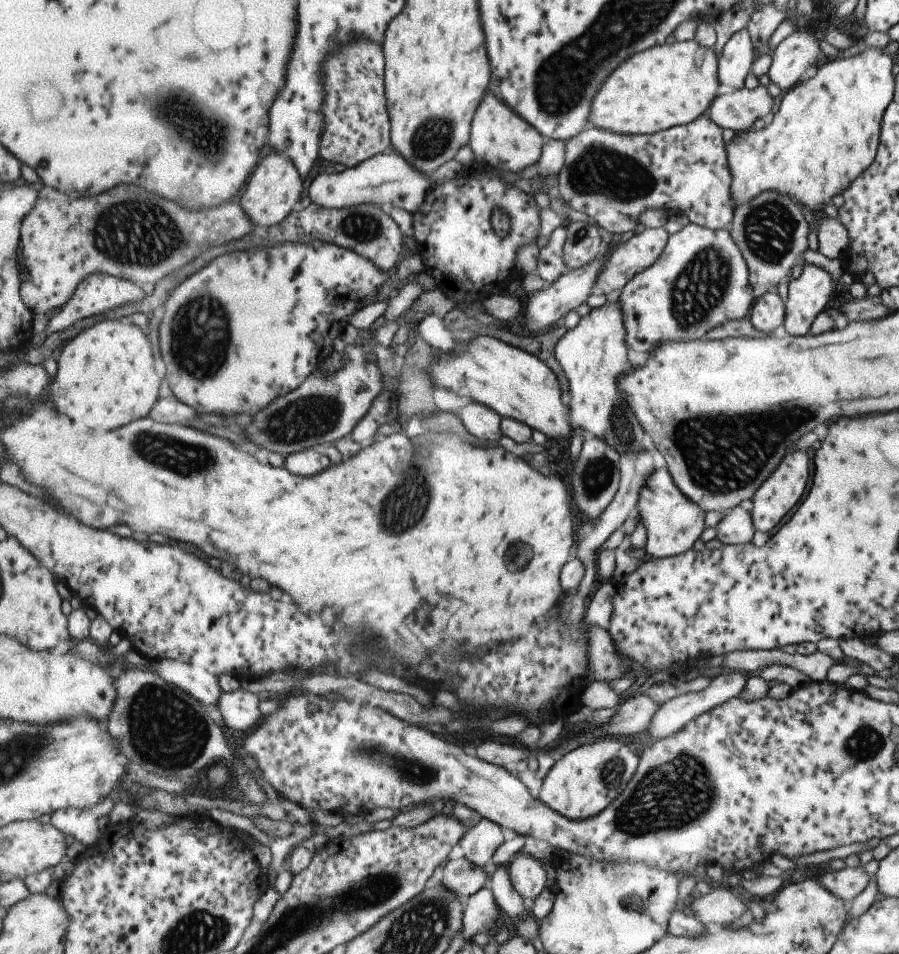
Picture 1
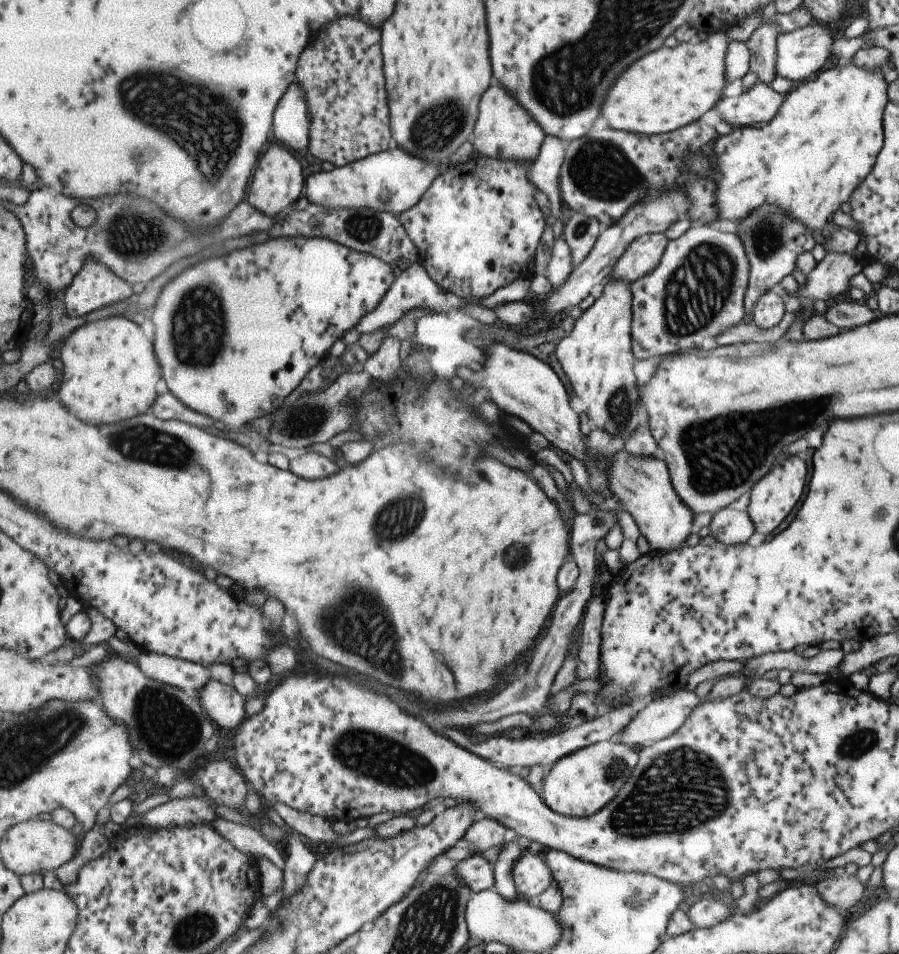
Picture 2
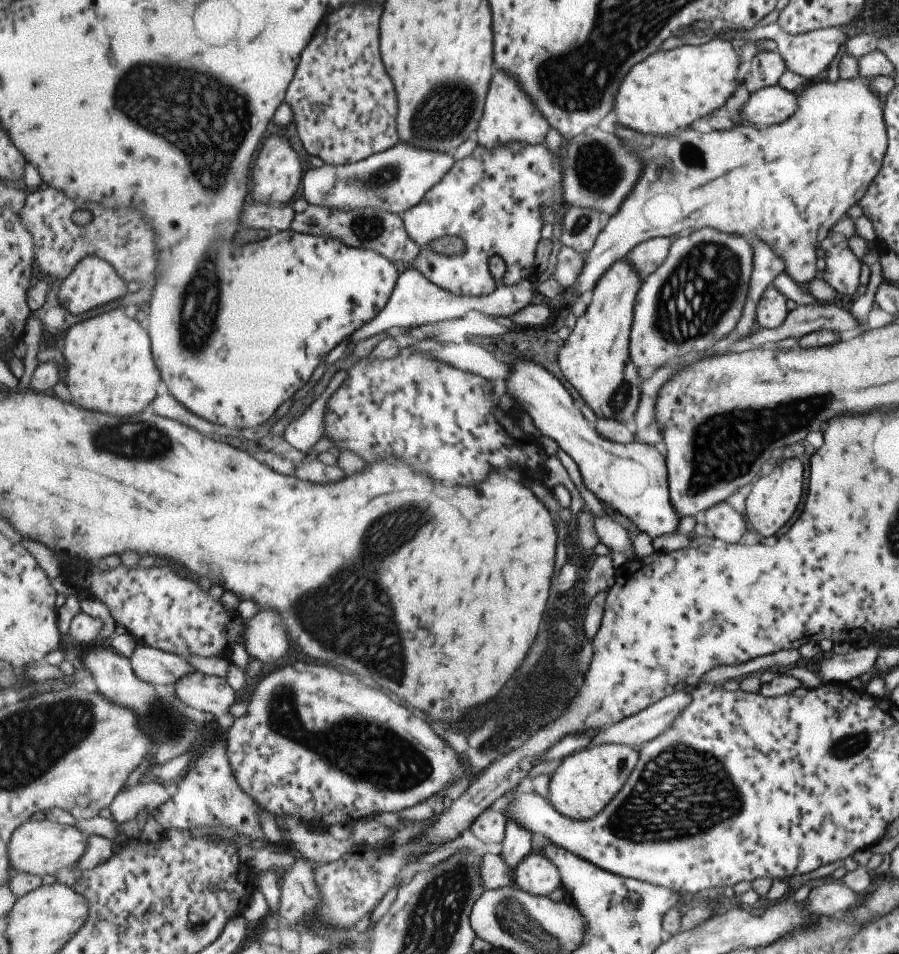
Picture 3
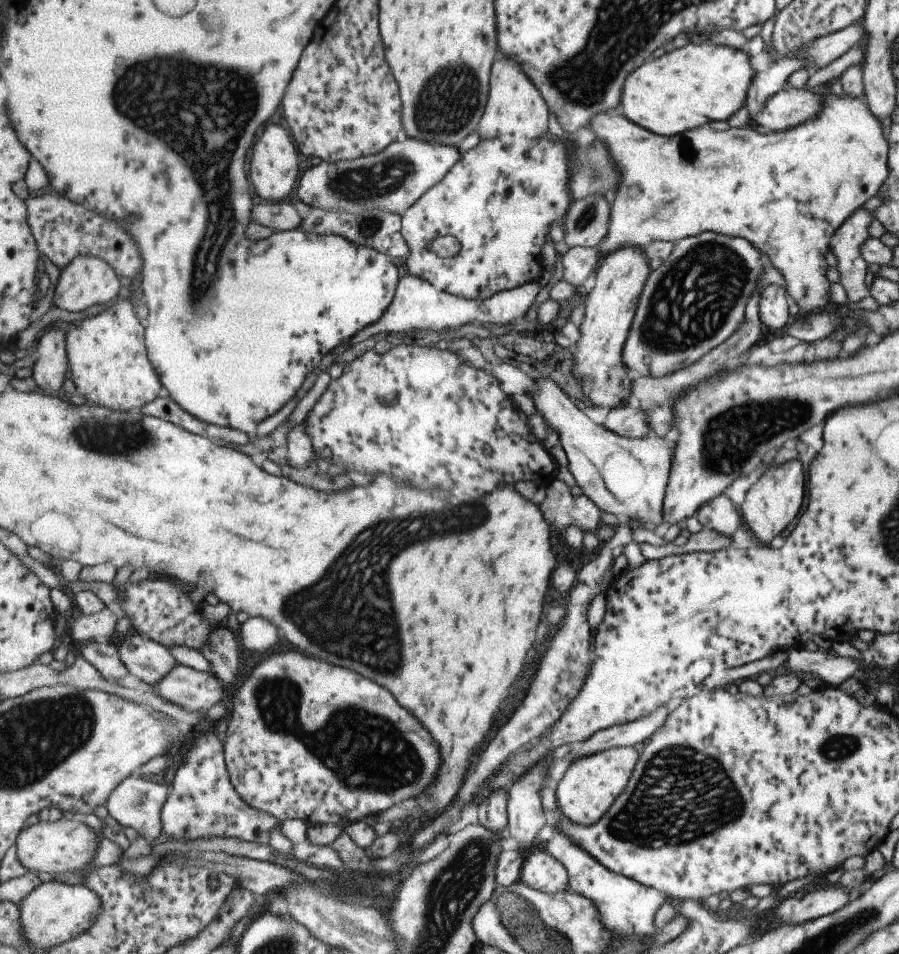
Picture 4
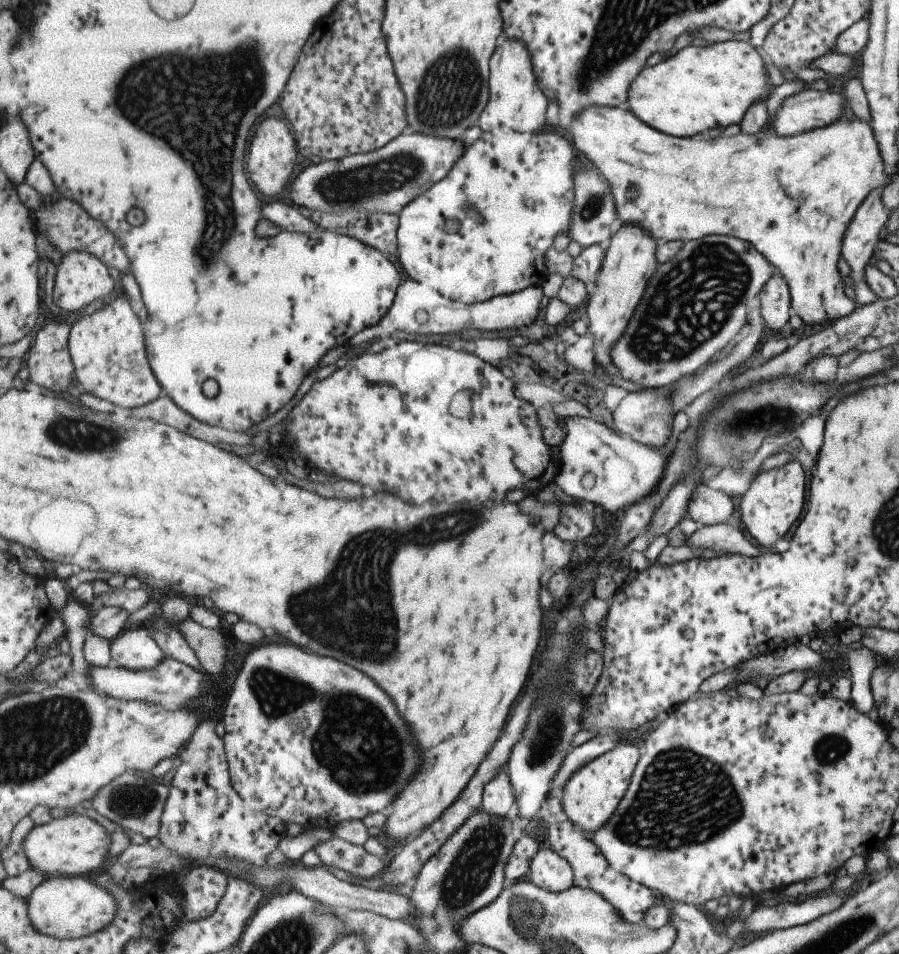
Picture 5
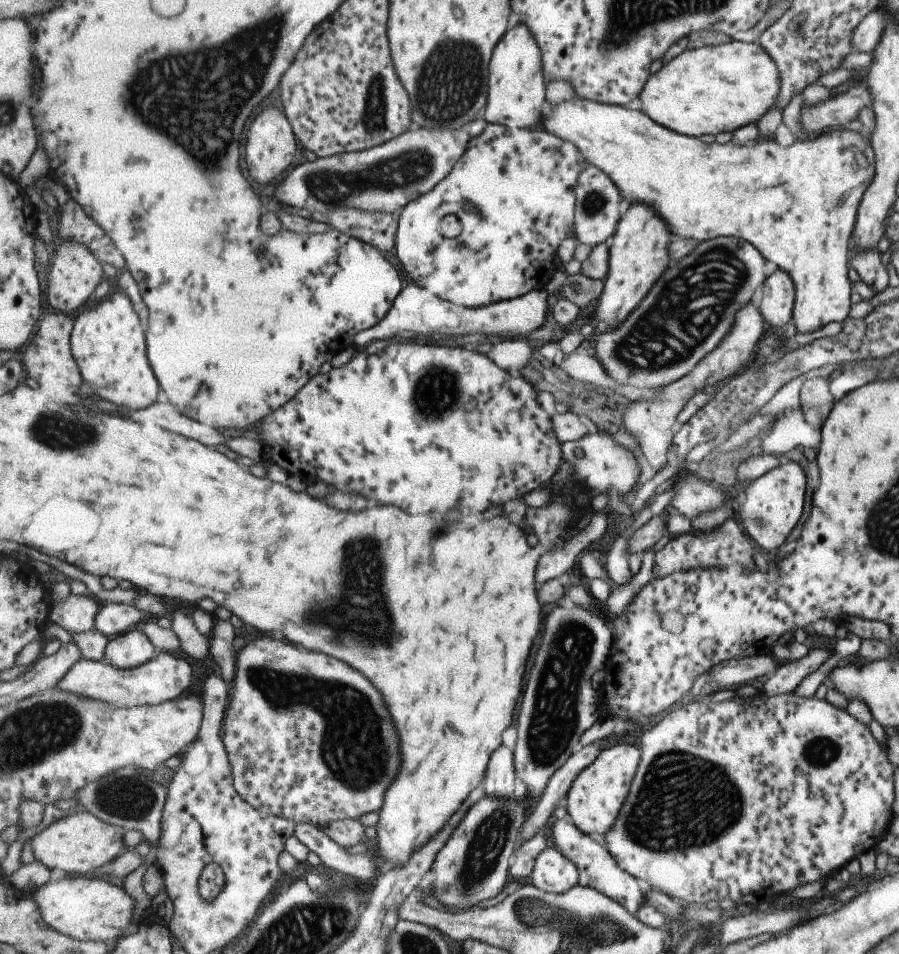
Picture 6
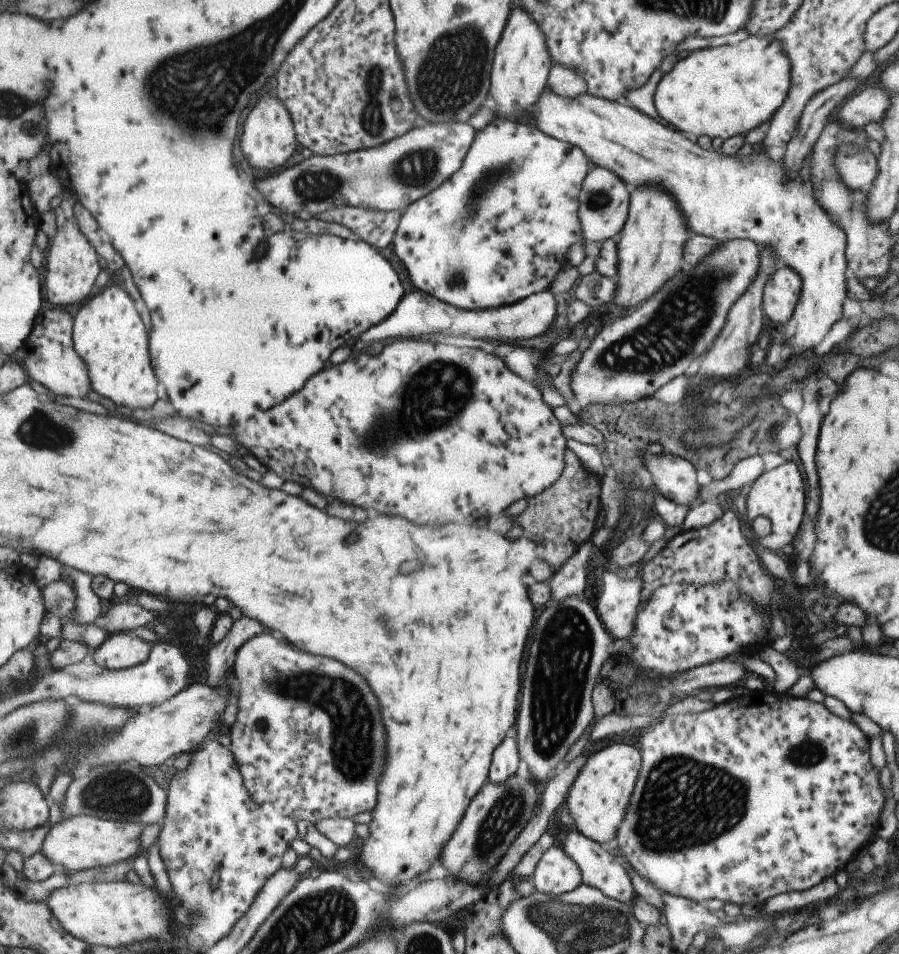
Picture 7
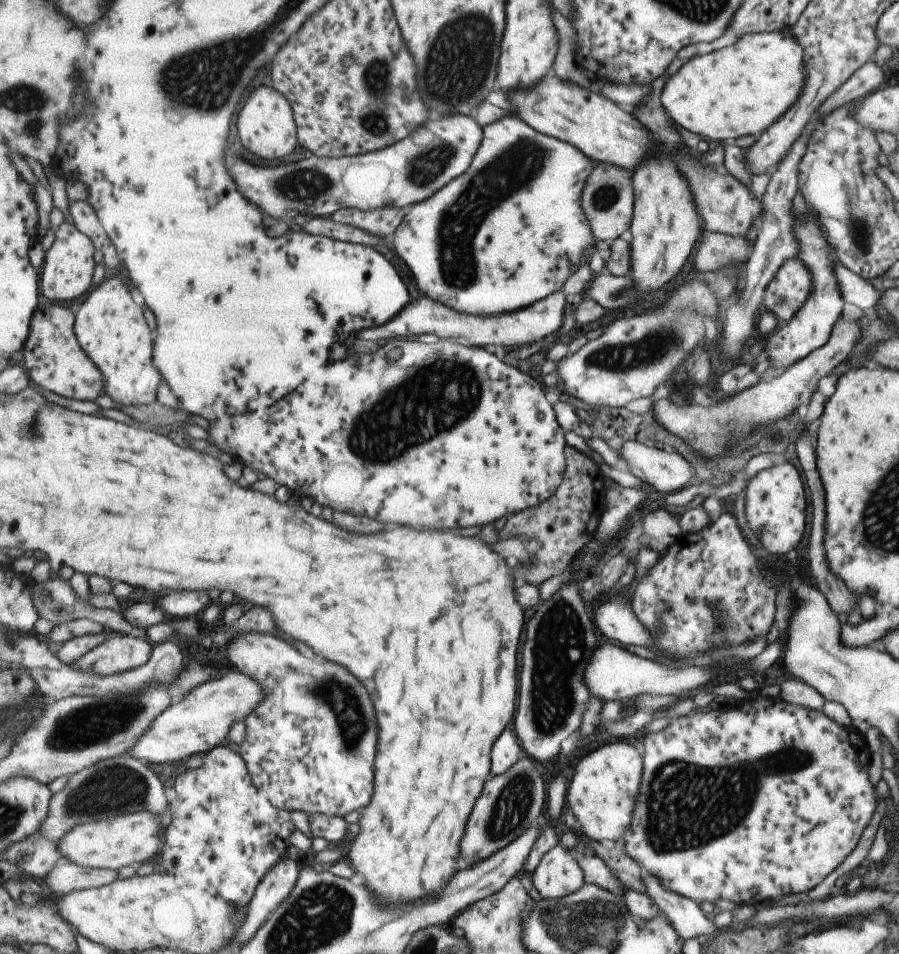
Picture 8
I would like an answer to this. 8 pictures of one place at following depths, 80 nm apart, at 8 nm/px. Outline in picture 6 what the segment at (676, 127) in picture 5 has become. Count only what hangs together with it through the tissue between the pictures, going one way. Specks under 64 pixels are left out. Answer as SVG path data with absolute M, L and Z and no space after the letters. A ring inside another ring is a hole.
M731 41L713 46L700 46L692 50L684 50L681 56L673 58L673 62L651 75L649 82L639 96L643 112L651 118L659 120L659 124L667 124L667 128L675 132L683 132L685 136L705 136L719 132L733 132L745 125L755 123L773 106L780 89L780 76L774 60L756 42L747 43Z

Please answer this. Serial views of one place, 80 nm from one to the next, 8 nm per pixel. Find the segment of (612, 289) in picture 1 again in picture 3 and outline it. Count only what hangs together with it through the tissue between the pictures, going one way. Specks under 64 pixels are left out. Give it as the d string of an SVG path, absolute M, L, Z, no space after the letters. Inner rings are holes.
M657 237L636 246L627 256L639 274L645 280L659 270L667 260L673 240L669 237Z

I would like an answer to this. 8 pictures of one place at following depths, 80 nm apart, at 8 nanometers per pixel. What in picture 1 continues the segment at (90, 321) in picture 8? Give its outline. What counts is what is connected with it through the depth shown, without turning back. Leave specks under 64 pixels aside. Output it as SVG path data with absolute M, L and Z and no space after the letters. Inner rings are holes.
M125 317L102 321L83 329L64 344L47 400L51 400L51 404L55 400L59 412L67 414L75 423L85 422L87 426L101 430L105 428L105 422L109 422L109 430L115 430L119 426L149 416L149 412L160 399L159 388L161 388L161 376L155 370L153 344L147 340L147 336L137 324L133 324L129 317Z

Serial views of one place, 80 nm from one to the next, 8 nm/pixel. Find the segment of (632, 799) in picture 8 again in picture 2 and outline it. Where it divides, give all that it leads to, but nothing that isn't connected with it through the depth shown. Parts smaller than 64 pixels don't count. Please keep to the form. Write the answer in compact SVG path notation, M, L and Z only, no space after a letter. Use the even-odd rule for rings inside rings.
M606 740L582 748L558 760L544 779L540 794L555 812L577 817L590 817L605 808L626 786L640 761L633 747L619 740Z

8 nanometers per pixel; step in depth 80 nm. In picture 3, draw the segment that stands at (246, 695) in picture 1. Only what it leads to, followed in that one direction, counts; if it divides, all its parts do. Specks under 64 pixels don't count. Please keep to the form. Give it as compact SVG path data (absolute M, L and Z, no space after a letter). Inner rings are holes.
M191 671L174 684L174 692L186 705L211 712L218 724L227 731L237 720L229 714L229 706L237 700L237 696L226 677Z

